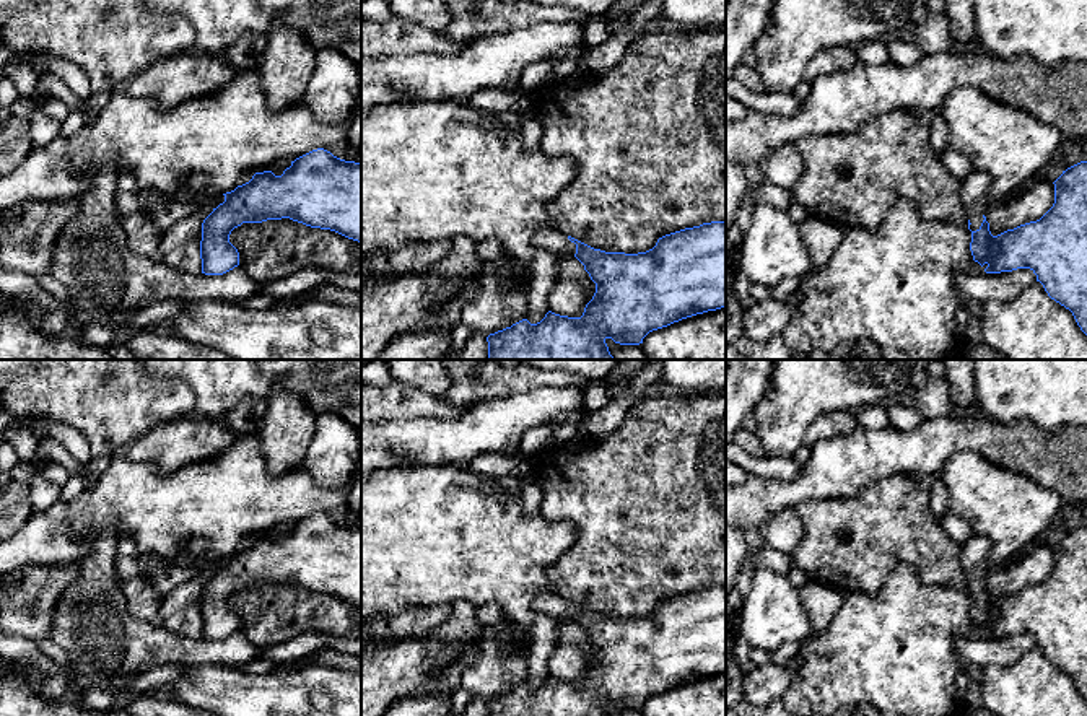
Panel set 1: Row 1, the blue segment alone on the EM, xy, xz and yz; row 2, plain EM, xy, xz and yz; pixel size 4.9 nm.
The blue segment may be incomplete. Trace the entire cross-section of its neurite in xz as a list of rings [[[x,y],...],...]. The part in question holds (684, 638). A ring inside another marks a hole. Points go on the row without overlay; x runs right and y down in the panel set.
[[[726,586],[666,599],[653,613],[638,618],[594,613],[552,589],[539,592],[530,607],[555,620],[574,620],[596,648],[596,657],[581,682],[548,675],[537,688],[522,683],[490,698],[488,716],[609,716],[607,703],[640,709],[653,695],[726,672]]]

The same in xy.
[[[312,514],[275,540],[255,537],[234,555],[203,565],[213,576],[202,587],[202,638],[223,640],[239,630],[229,599],[242,587],[290,583],[361,607],[361,527]]]

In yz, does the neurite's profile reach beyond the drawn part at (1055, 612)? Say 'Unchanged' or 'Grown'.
Grown

